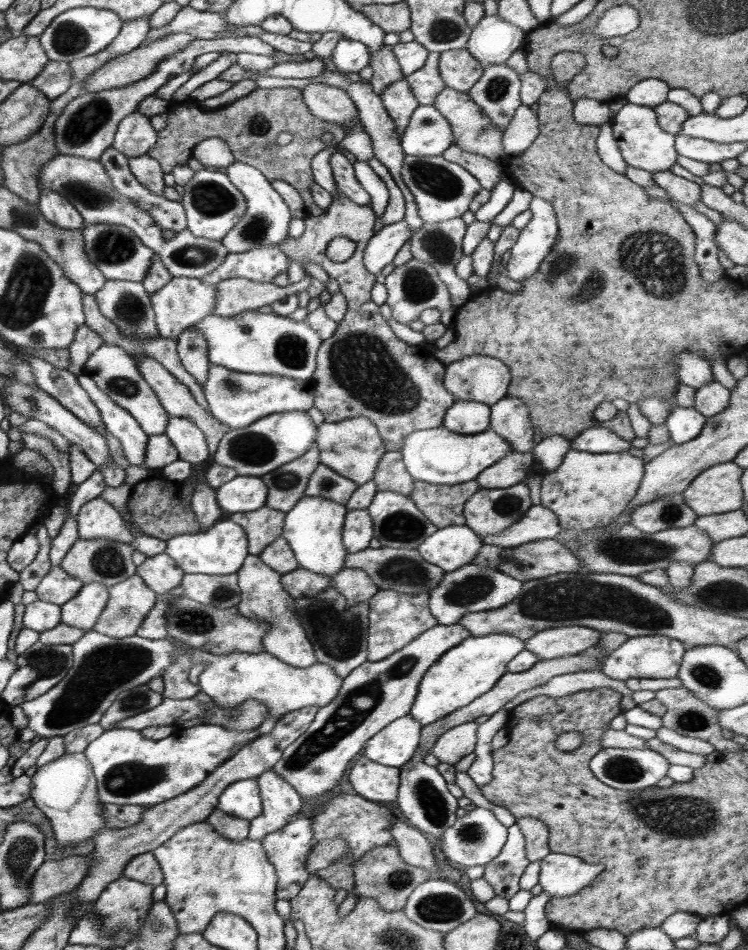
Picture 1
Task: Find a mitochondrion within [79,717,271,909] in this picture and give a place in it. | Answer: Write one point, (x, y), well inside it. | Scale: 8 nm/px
(126, 778)

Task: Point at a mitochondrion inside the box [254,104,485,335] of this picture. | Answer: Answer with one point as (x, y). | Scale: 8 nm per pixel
(435, 180)

